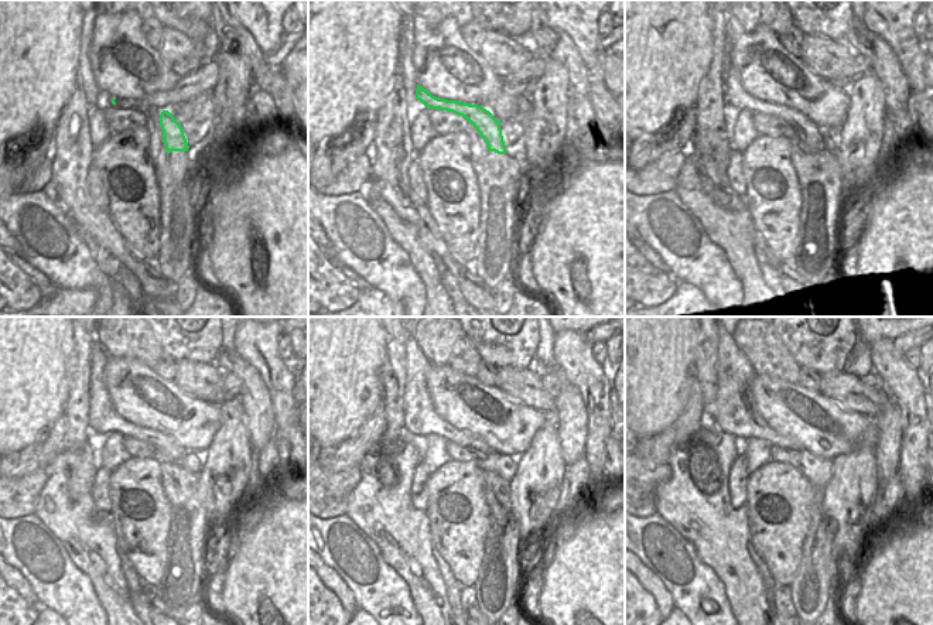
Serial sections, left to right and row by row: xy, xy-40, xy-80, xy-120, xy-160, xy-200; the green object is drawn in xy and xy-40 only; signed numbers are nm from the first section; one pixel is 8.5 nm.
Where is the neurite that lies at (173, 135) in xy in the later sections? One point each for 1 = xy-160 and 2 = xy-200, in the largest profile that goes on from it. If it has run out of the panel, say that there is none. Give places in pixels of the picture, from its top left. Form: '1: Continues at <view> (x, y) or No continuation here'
1: Continues at xy-160 (420, 417)
2: Continues at xy-200 (734, 412)

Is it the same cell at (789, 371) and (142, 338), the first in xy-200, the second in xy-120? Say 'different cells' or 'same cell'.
same cell

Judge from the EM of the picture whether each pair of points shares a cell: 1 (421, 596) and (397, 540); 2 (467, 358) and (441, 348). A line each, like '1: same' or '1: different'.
1: same
2: same

